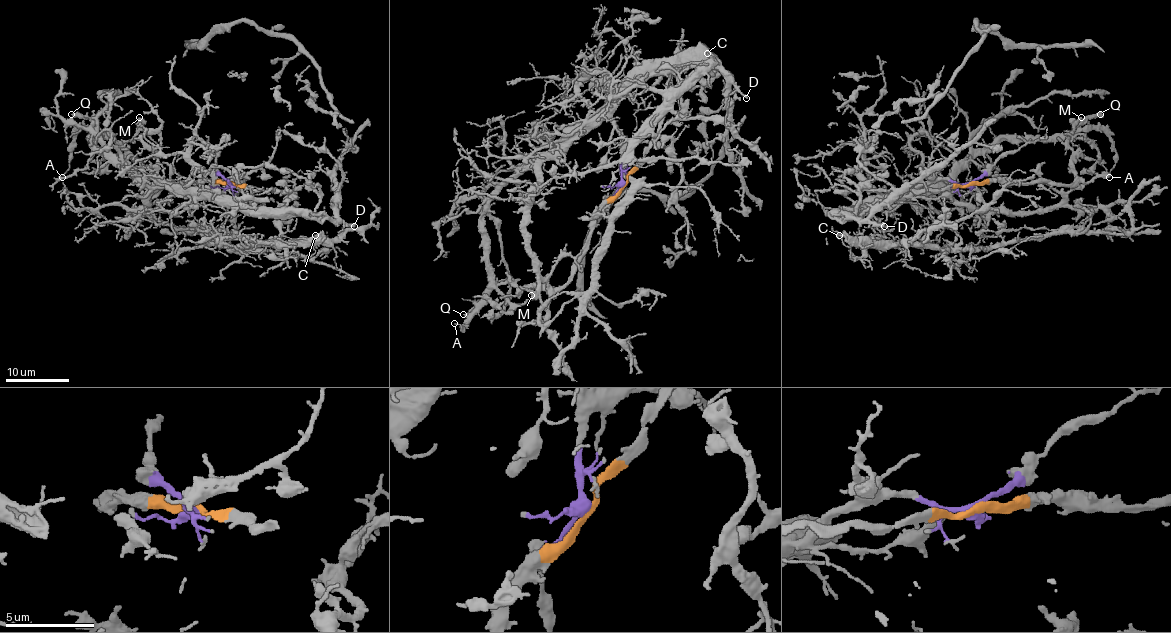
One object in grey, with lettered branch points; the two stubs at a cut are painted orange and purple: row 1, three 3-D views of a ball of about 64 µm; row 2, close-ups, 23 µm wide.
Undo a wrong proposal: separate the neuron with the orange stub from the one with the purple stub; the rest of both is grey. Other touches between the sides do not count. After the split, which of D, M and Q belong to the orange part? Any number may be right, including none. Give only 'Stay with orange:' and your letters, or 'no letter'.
Stay with orange: M, Q

